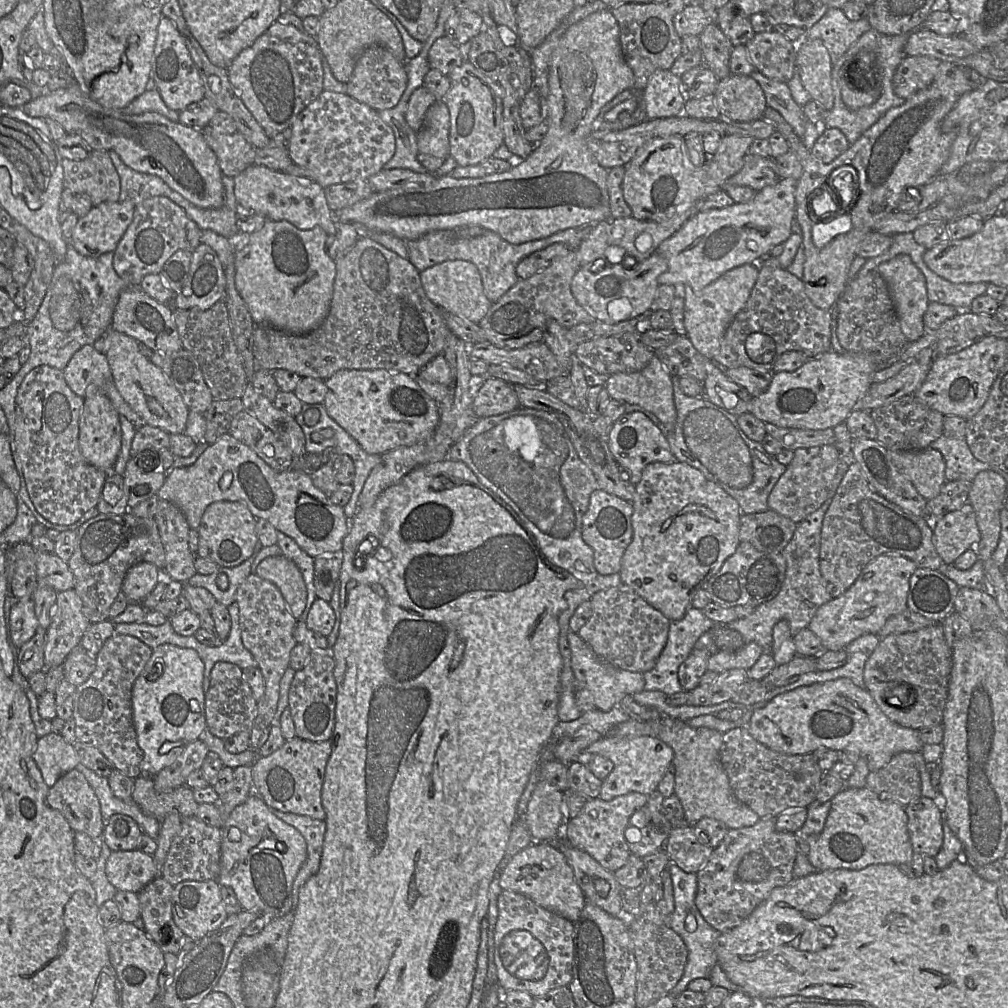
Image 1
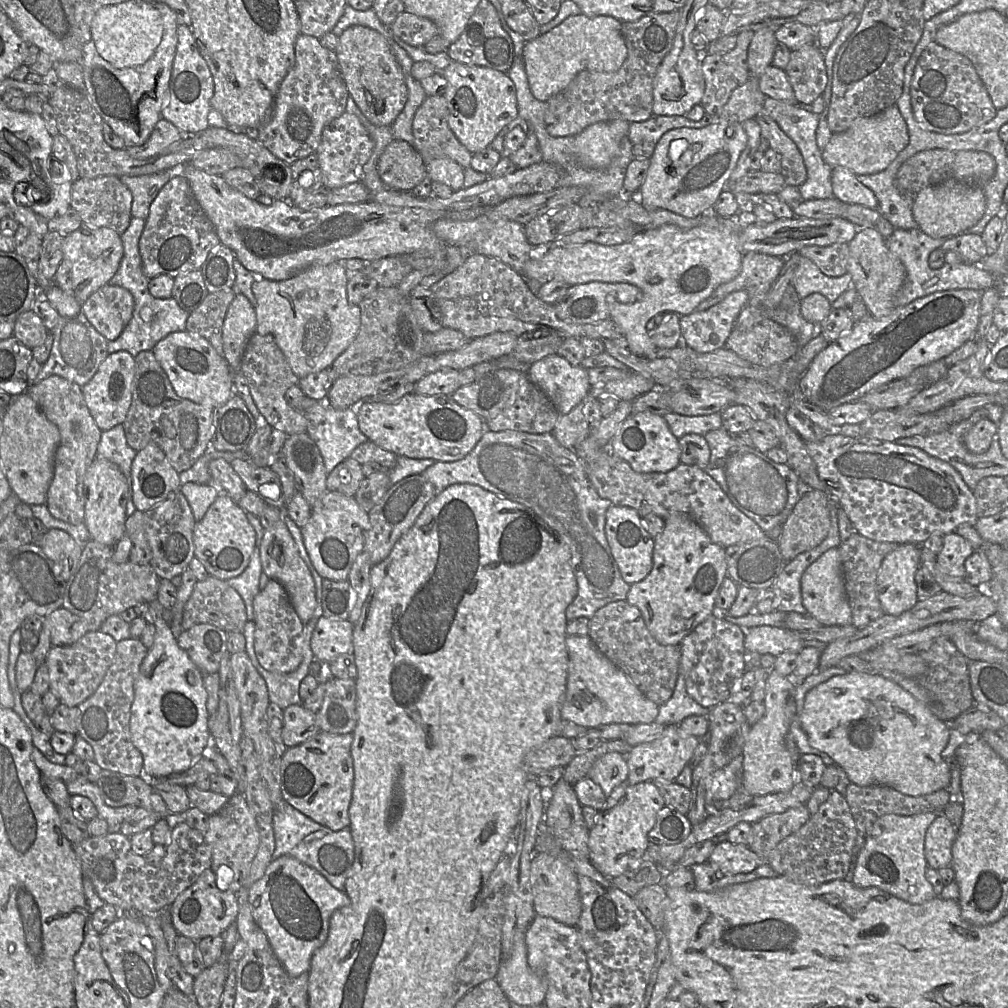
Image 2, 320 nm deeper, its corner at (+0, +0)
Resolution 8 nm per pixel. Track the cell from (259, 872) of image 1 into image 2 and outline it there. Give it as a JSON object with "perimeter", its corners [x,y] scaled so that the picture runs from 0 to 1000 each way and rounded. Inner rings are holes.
{"perimeter":[[[288,849],[271,852],[263,867],[247,883],[247,897],[255,918],[262,924],[266,934],[284,962],[290,969],[307,964],[309,950],[313,942],[321,938],[325,930],[326,914],[329,907],[347,897],[342,885],[331,881],[323,871],[311,861]]]}

